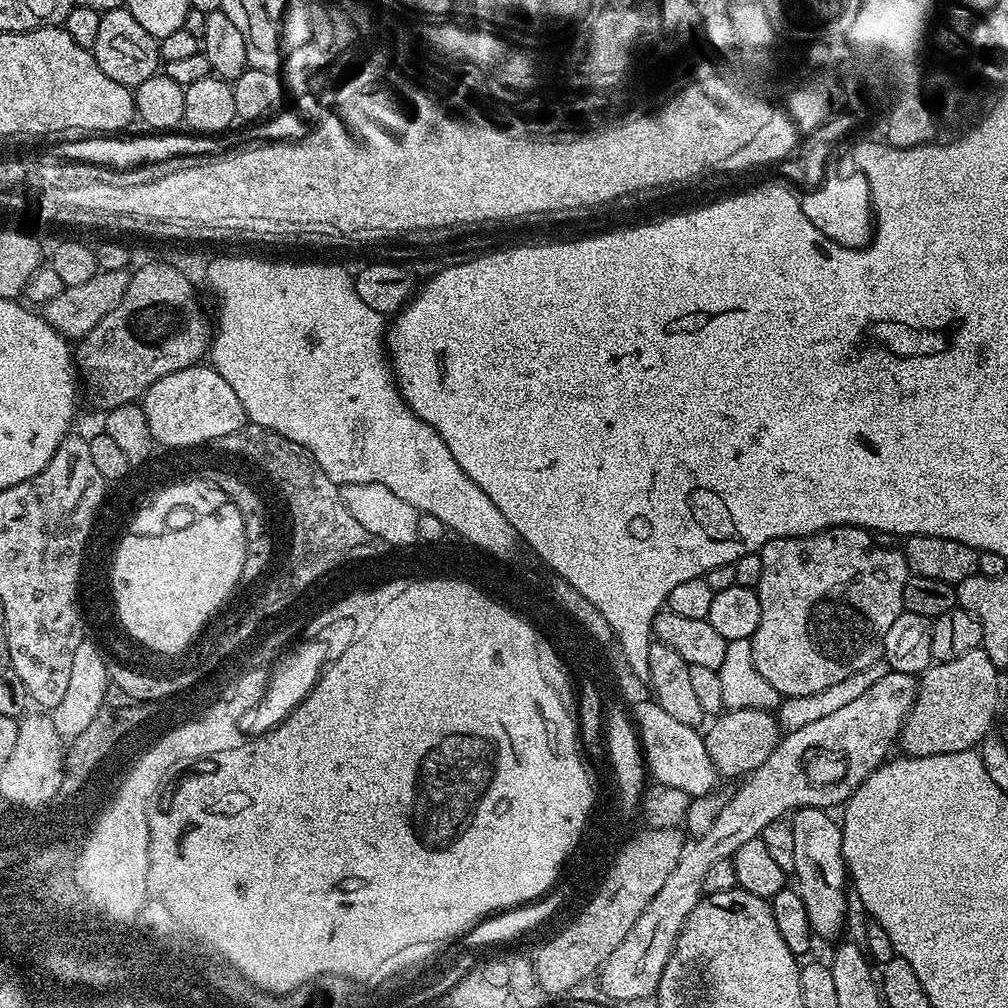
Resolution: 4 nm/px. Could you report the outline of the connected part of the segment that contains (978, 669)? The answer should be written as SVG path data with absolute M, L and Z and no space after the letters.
M983 647L970 650L970 654L962 654L953 660L933 663L932 667L927 668L919 677L916 701L900 727L899 751L905 756L933 756L973 751L985 736L993 731L996 703L1000 700L1000 676L1001 673L994 666L994 662L990 662Z

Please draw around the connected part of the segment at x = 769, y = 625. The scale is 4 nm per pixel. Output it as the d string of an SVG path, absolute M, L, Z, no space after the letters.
M850 525L841 528L827 528L821 532L815 532L809 536L783 536L766 542L766 546L760 548L762 558L762 582L758 582L756 593L758 602L762 606L762 619L758 622L758 630L752 635L752 650L754 666L770 686L780 692L781 697L809 696L818 694L818 690L826 690L826 686L835 686L842 682L842 678L850 678L850 674L858 674L858 670L866 670L870 666L880 664L884 655L884 639L886 630L894 626L894 618L898 618L904 611L902 602L902 590L906 590L906 582L910 575L906 566L906 558L899 547L883 548L876 544L877 537L867 528L851 528Z

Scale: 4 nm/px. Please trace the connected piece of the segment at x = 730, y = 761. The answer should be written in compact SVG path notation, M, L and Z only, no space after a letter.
M762 709L725 710L711 721L708 732L703 733L706 753L721 777L740 776L758 770L779 742L782 729L779 719L771 711Z

